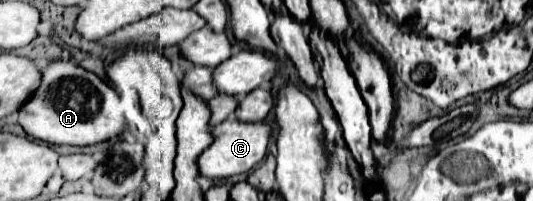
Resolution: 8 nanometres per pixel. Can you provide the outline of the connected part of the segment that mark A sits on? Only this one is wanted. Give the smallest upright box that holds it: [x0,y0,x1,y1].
[18,61,140,145]

